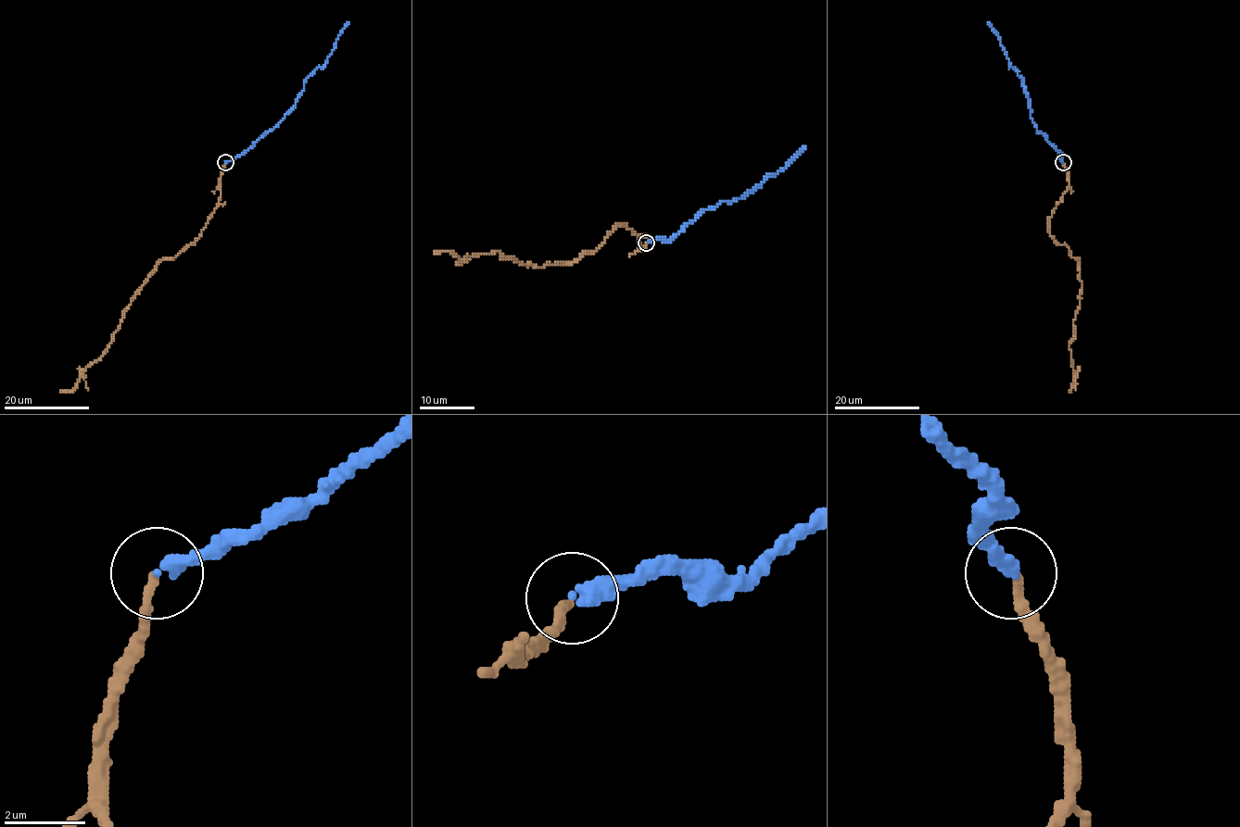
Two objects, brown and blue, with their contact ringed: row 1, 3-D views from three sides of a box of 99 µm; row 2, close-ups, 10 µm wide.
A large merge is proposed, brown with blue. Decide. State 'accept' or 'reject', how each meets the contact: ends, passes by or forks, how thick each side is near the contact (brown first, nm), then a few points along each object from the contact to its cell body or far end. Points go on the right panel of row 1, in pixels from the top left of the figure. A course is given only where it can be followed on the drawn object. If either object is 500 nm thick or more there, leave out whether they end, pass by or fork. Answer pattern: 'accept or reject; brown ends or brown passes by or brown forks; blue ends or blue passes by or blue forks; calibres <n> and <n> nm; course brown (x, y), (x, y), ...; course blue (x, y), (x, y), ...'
accept; brown ends; blue ends; calibres 240 and 340 nm; course brown (1063, 163), (1069, 188), (1048, 228), (1055, 241), (1078, 258), (1082, 282), (1069, 344), (1075, 371), (1071, 390); course blue (1063, 163), (1059, 159), (1060, 154), (1031, 121), (1023, 80), (1009, 67), (997, 34), (987, 21)

